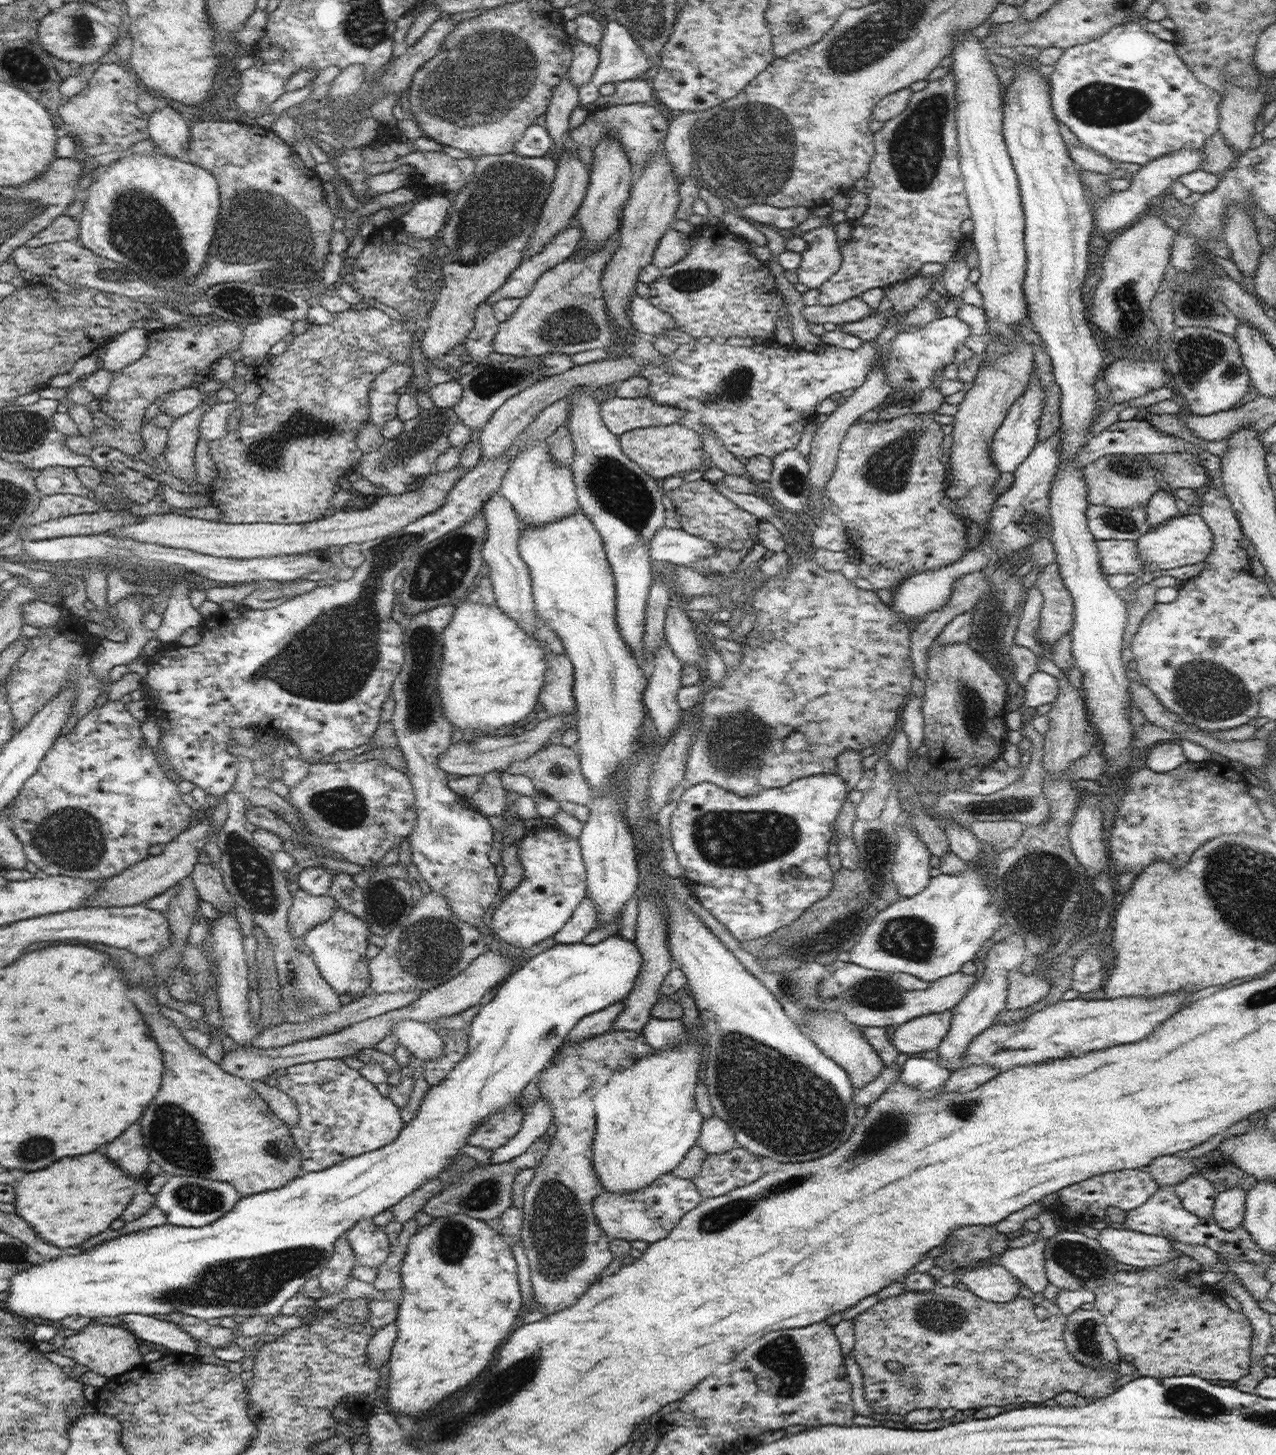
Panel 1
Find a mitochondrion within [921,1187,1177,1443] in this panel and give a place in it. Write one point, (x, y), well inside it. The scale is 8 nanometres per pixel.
(1083, 1263)

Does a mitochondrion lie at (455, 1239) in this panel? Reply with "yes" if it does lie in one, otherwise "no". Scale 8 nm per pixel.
yes

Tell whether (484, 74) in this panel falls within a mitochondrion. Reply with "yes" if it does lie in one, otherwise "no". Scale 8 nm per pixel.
yes

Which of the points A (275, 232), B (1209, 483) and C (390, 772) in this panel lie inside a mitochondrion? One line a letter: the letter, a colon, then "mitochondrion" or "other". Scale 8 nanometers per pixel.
A: mitochondrion
B: other
C: other

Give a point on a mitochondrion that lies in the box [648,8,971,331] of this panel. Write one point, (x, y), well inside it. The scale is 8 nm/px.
(743, 158)

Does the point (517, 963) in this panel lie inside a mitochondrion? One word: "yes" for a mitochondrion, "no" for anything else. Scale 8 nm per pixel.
no

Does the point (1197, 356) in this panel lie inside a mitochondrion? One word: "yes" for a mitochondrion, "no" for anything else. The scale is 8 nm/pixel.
yes

